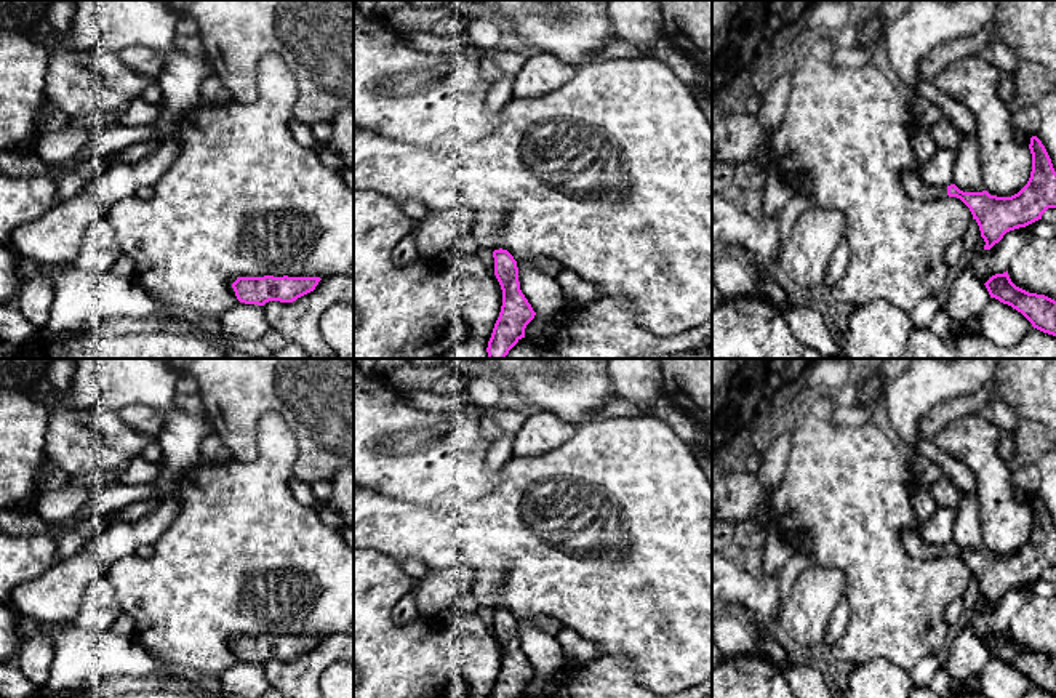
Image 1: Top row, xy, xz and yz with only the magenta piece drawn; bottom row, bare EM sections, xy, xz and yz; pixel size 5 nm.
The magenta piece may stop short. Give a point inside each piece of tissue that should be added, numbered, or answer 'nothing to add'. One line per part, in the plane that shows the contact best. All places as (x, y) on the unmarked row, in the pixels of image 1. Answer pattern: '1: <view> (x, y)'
1: yz (914, 545)

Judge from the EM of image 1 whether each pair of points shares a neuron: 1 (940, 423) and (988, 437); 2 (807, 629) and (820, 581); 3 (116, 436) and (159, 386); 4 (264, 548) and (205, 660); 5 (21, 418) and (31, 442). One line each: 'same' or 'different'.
1: different
2: same
3: different
4: same
5: same

